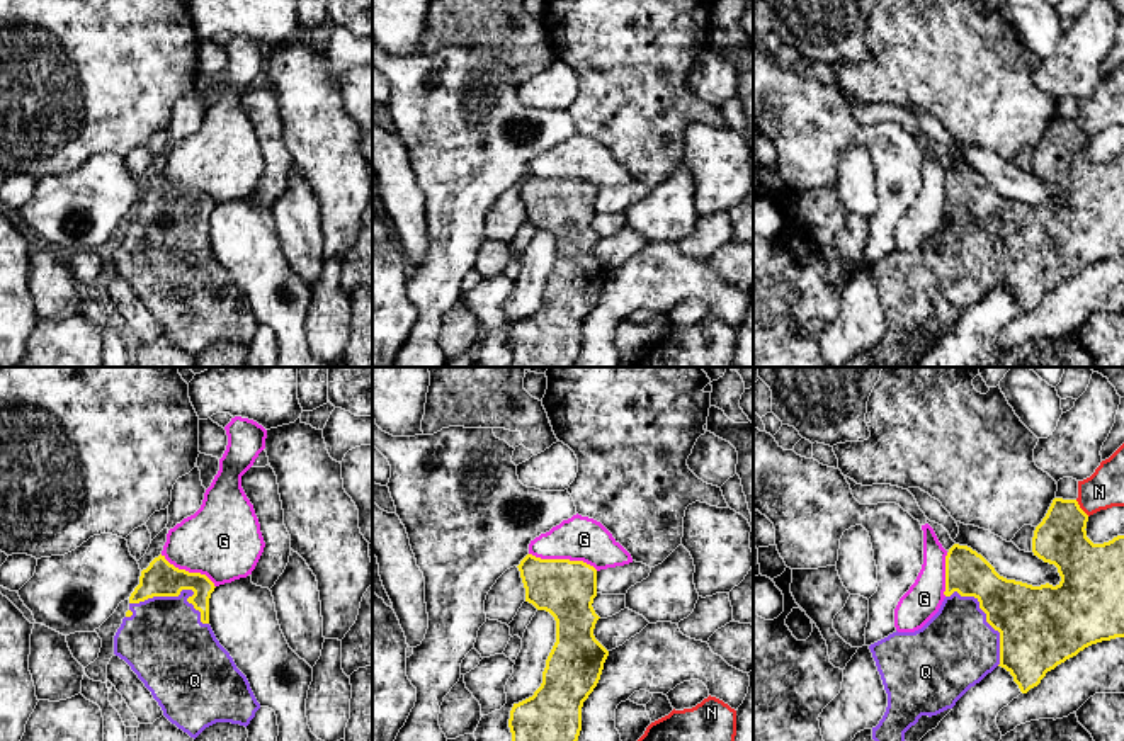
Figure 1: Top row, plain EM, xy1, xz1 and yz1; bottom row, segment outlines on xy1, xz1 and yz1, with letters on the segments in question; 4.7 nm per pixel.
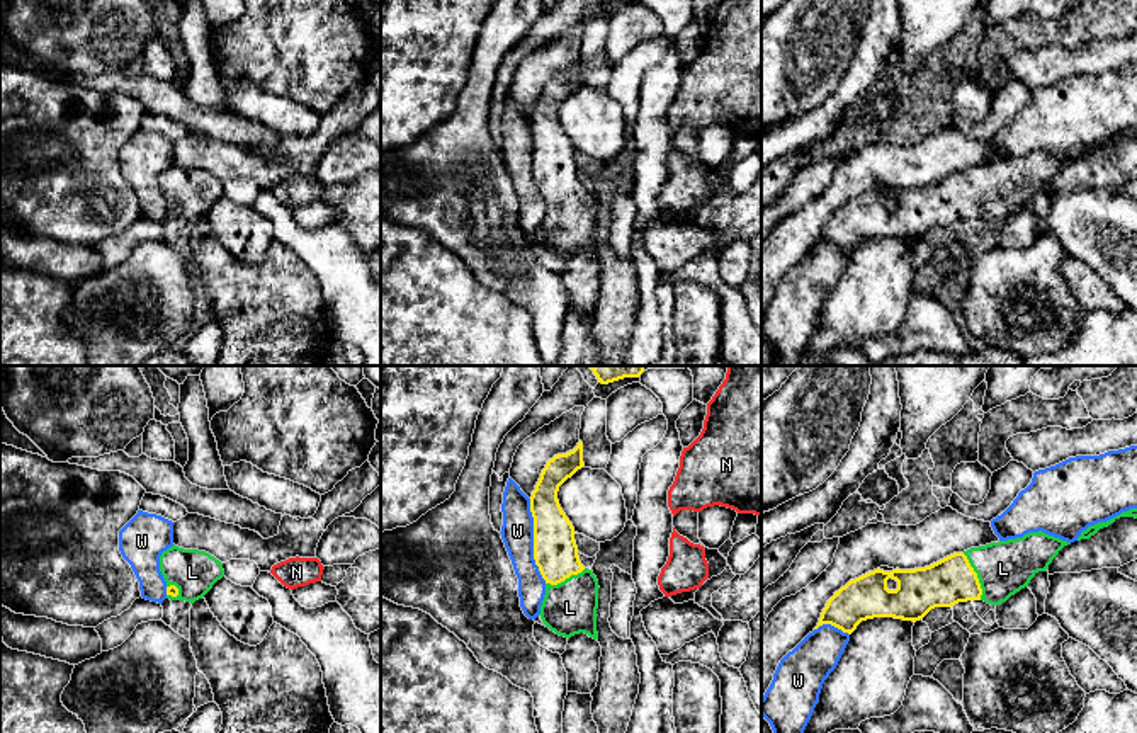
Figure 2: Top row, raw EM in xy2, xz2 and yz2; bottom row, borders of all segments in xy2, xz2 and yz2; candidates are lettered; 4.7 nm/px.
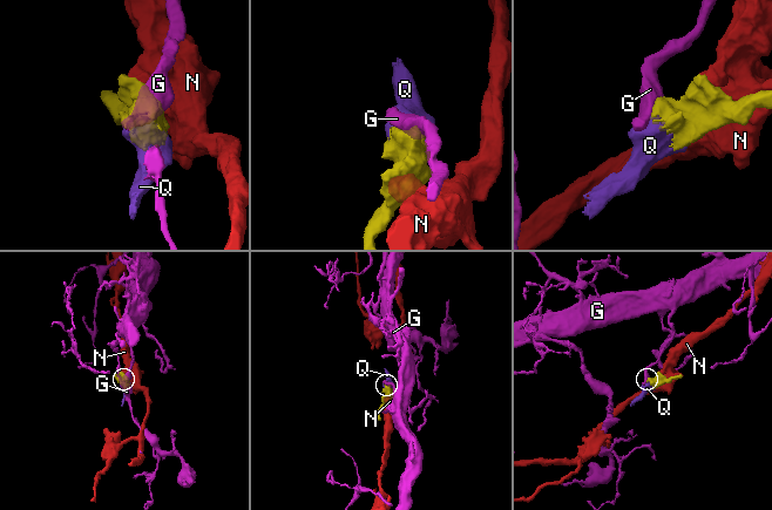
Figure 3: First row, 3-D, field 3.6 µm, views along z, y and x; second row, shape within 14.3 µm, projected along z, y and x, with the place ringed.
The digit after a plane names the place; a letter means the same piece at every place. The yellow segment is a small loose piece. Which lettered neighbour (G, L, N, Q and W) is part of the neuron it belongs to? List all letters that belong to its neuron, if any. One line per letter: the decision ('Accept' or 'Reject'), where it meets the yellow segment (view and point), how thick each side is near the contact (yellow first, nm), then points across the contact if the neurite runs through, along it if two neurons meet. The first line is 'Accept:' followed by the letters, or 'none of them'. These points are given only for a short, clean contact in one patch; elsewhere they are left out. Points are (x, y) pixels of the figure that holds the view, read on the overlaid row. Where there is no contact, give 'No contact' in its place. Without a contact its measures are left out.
Accept: L, Q
G: Reject. Touches yellow at xz1 (563, 559). Thickness 280 nm (yellow) against 200 nm. Boundary: xz1 (529, 553), (539, 558), (582, 559), (597, 570)
L: Accept. Touches yellow at yz2 (976, 577). Thickness 220 nm (yellow) against 260 nm. Path across: yz2 (950, 580), (976, 577), (1003, 568)
N: Reject. Touches yellow at yz1 (1080, 509). Thickness 240 nm (yellow) against 180 nm. Boundary: yz1 (1075, 500), (1089, 515)
Q: Accept. Touches yellow at xy1 (179, 593). Thickness 170 nm (yellow) against 400 nm
W: Reject. Touches yellow at xz2 (534, 541). Thickness 200 nm (yellow) against 160 nm

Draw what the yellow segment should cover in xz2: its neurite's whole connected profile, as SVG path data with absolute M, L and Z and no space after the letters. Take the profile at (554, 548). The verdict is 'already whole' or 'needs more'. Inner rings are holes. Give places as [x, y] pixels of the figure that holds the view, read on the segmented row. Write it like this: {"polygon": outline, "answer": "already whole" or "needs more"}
{"polygon": "M583 442L547 461L530 497L534 560L546 580L540 619L559 636L585 633L598 641L598 580L578 556L574 527L563 512L557 492L583 463Z", "answer": "needs more"}

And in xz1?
{"polygon": "M532 554L517 568L525 602L554 617L556 642L541 687L510 710L512 741L578 741L583 702L597 687L609 656L593 636L600 619L592 607L597 569L583 561Z", "answer": "already whole"}

